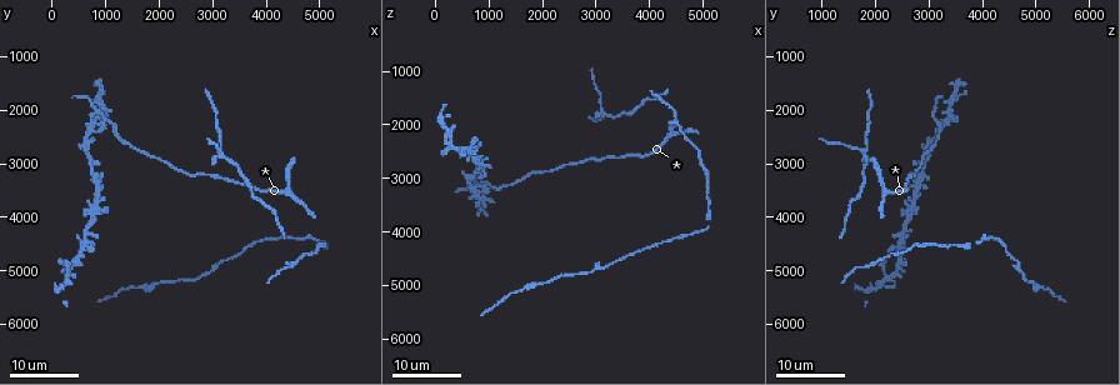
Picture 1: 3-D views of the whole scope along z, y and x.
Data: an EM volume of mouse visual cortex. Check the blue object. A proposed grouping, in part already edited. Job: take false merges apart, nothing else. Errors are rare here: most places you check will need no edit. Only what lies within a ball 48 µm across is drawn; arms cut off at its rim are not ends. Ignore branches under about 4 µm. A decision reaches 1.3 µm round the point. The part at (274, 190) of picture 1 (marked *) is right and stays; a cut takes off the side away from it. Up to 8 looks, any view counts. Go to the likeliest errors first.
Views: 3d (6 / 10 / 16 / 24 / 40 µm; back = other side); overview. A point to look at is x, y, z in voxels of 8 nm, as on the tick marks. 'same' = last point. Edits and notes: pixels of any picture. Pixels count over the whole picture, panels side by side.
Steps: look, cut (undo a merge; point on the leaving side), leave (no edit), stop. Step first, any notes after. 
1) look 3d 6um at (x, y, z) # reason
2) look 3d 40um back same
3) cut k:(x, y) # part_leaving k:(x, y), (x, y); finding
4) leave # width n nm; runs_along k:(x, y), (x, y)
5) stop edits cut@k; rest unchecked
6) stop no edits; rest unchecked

look 3d 16um at (1650, 5350, 5000) # thick turns thin

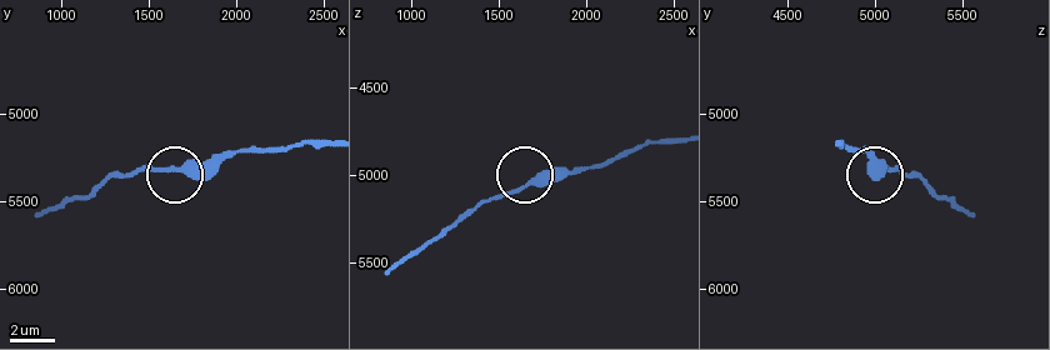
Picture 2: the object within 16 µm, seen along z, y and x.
look 3d 6um at (1640, 5320, 5080)

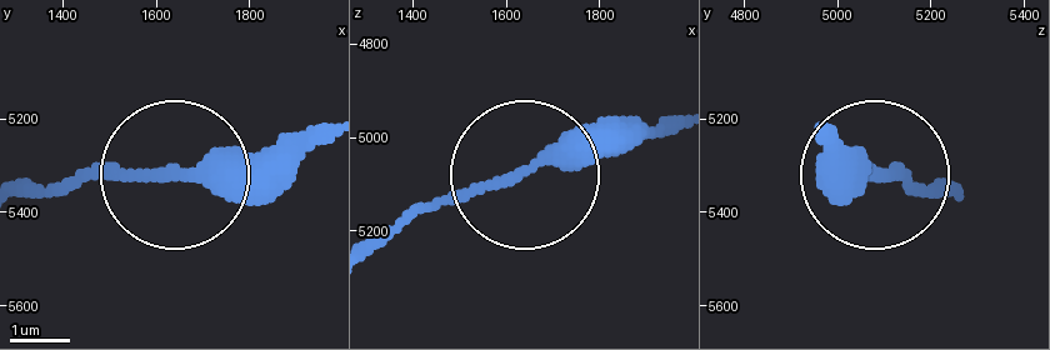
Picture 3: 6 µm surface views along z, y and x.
leave # runs_along 3:(329, 130), (179, 175), (30, 189); all the same cell

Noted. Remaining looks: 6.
look 3d 16um at (900, 2000, 3100) # three arms meet

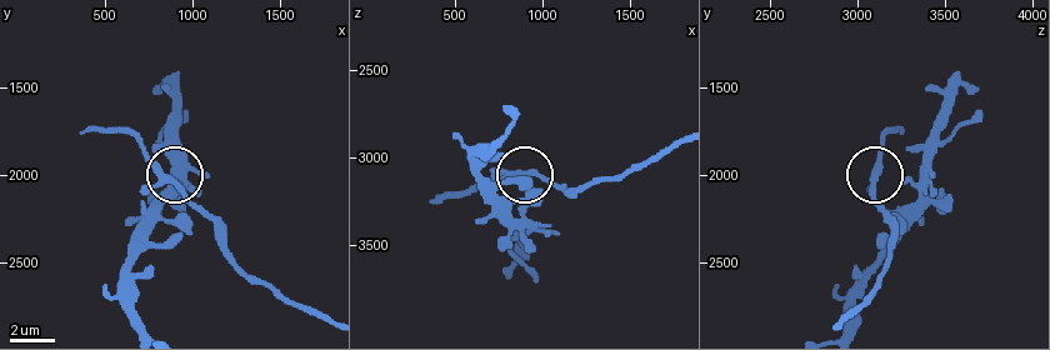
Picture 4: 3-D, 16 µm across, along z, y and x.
look 3d 10um at (840, 2040, 3100)

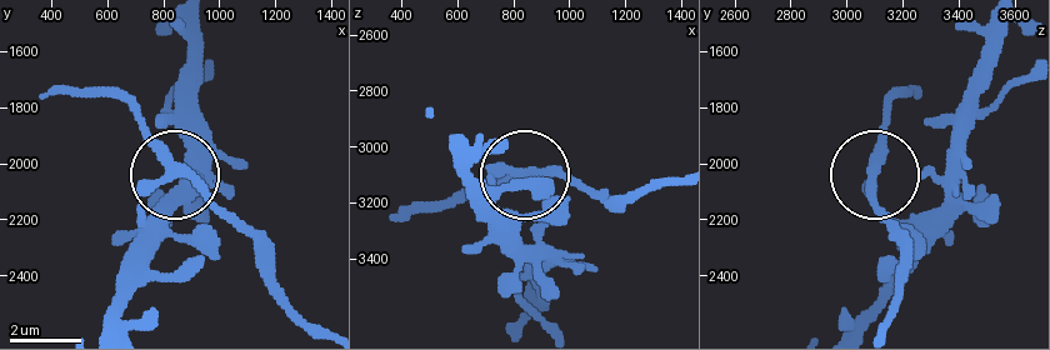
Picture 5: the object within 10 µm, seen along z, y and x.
leave # arms 3; runs_along 5:(670, 181), (599, 200), (545, 173), (509, 173), (476, 215); all the same cell

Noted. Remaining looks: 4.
look 3d 16um at (3550, 3250, 1750) # sudden change in width

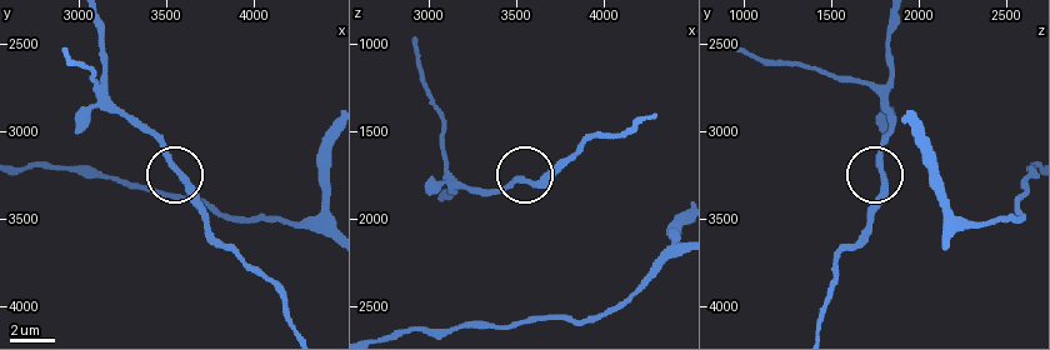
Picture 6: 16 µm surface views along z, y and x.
look 3d 10um at (3600, 3260, 1780)

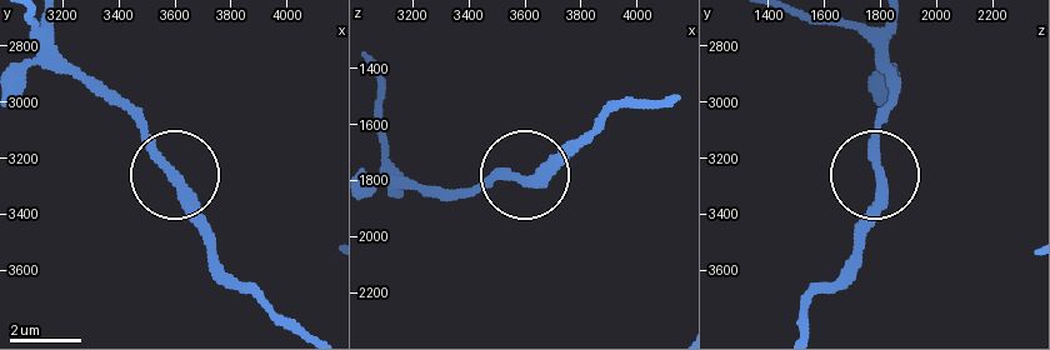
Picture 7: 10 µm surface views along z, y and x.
leave # continuous, no second cell

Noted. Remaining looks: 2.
look 3d 16um at (4250, 3500, 2250) # thick turns thin

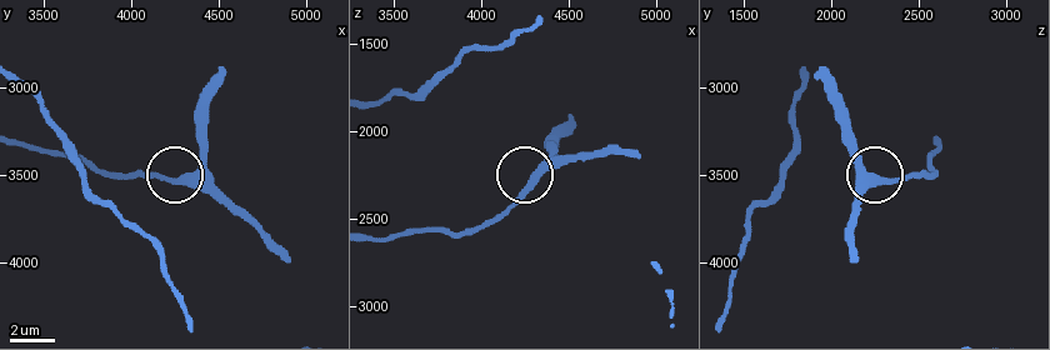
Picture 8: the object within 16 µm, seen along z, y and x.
look 3d 6um at (4280, 3520, 2280)

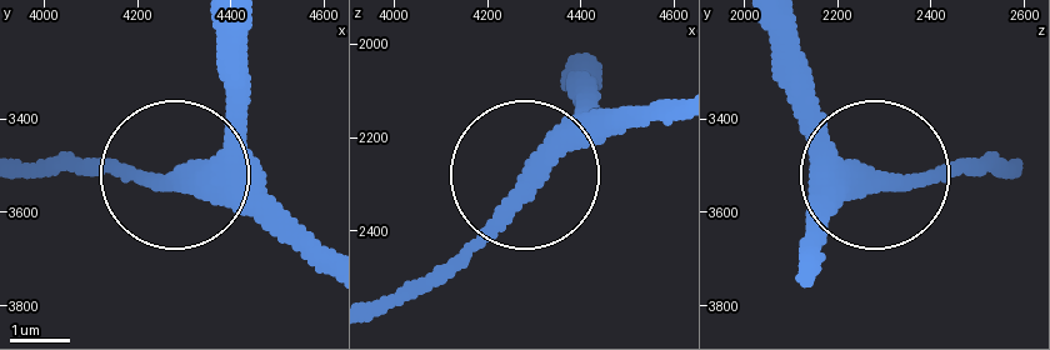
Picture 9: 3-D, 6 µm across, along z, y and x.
leave # runs_along 9:(951, 164), (856, 179), (811, 218); all the same cell

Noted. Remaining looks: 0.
stop no edits; rest unchecked

